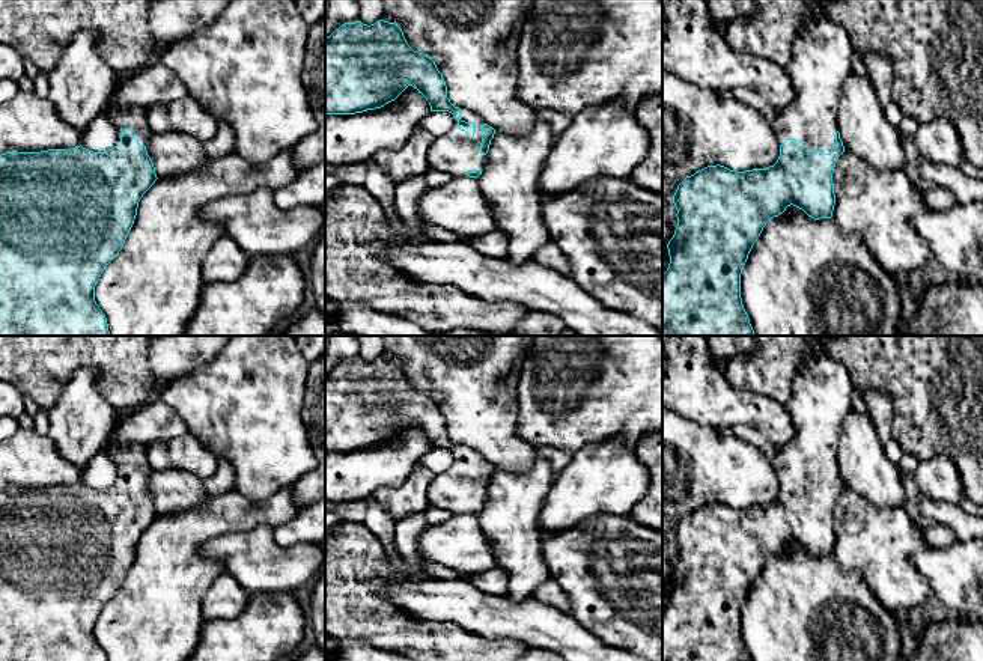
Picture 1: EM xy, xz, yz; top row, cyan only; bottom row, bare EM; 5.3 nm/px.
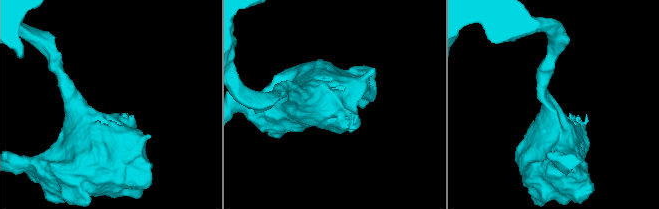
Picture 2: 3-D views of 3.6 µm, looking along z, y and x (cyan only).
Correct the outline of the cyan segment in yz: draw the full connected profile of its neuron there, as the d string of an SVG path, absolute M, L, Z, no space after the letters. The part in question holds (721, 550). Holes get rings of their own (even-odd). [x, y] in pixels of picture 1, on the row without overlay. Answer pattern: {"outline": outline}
{"outline": "M829 354L802 360L786 405L796 435L771 458L780 480L777 500L745 509L708 503L677 522L673 533L677 563L667 581L670 601L662 611L662 661L750 661L741 635L741 611L766 560L790 542L814 557L832 554L832 510L845 489L838 440L854 388L846 367Z"}

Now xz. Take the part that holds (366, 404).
{"outline": "M345 360L325 375L325 452L381 446L408 423L426 435L431 449L449 449L455 455L453 464L429 485L431 506L453 515L482 512L495 467L471 447L450 440L432 394L414 388L397 361Z"}

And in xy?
{"outline": "M108 438L107 450L117 477L105 489L93 489L80 482L0 492L0 661L107 661L95 638L95 623L122 587L140 536L158 516L146 488L154 471L146 446Z"}

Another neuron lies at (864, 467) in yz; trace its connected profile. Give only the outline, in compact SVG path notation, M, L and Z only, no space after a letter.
M848 413L837 456L846 489L878 507L906 504L900 470L888 459L869 413Z

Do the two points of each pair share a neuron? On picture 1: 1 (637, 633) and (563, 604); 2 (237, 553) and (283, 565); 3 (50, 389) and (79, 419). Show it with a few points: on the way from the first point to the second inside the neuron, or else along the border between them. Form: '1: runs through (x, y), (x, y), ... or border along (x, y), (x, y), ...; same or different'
1: border along (550, 577), (568, 598), (572, 613); different
2: runs through (249, 556), (261, 565), (271, 565); same
3: border along (79, 368), (47, 413); different

